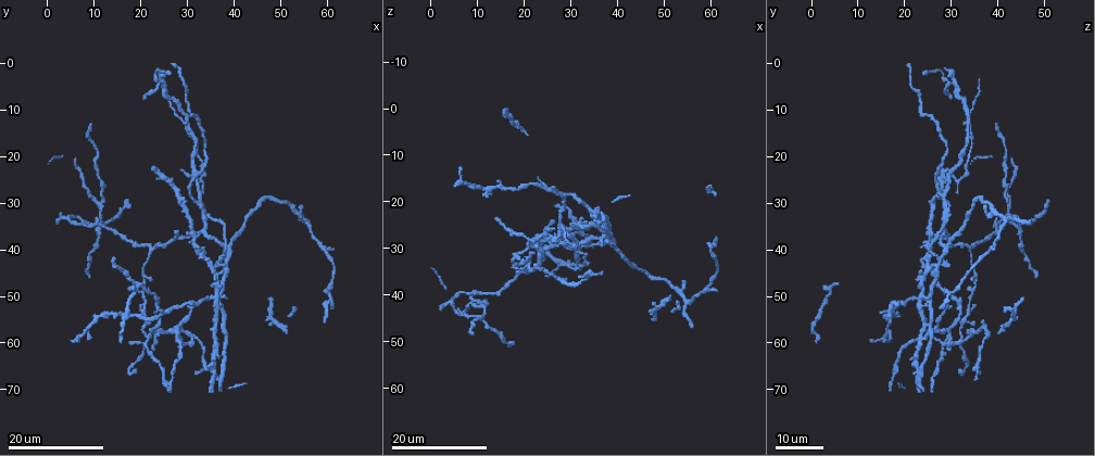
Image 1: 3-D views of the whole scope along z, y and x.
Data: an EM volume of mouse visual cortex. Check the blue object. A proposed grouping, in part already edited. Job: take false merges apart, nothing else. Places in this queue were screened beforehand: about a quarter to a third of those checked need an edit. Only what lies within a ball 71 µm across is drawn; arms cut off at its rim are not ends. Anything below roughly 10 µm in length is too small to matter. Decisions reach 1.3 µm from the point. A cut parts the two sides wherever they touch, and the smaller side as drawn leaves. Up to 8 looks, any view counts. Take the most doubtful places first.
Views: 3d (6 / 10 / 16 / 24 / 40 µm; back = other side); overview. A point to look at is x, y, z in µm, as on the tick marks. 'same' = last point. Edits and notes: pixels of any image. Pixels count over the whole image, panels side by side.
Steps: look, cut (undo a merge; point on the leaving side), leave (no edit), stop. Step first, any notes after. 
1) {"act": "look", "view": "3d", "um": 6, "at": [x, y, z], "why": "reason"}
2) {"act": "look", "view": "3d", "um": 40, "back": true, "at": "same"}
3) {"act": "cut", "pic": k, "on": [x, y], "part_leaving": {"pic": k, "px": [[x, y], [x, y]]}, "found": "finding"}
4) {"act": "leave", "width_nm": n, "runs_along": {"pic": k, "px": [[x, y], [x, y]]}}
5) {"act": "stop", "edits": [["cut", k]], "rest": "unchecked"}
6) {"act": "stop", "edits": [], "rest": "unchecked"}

{"act": "look", "view": "3d", "um": 16, "at": [31.5, 16.5, 34.5], "why": "a fork"}

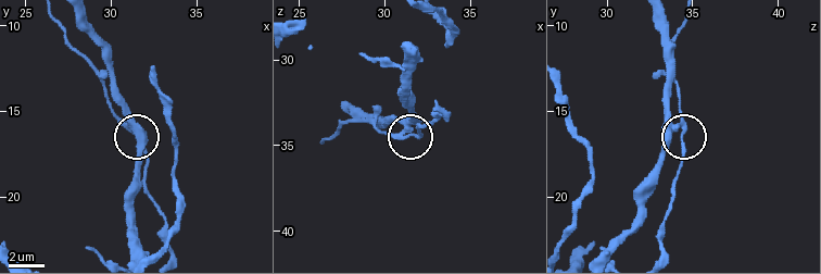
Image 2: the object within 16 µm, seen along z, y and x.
{"act": "look", "view": "3d", "um": 6, "at": [31.5, 16.1, 34.3], "why": "closer look"}

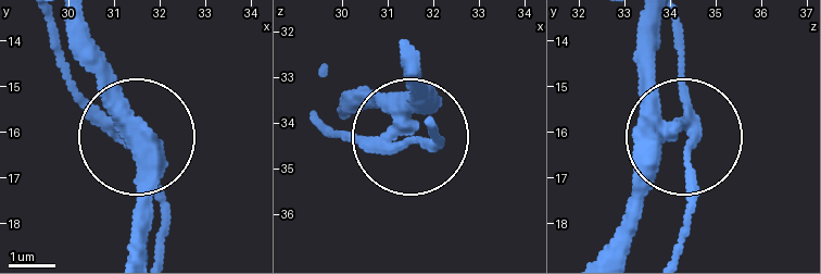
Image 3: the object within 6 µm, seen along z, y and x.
{"act": "cut", "pic": 3, "on": [424, 139], "arms": 3, "part_leaving": {"pic": 3, "px": [[392, 142], [439, 142], [439, 131]]}, "found": "a second cell is stuck on"}

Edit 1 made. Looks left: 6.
{"act": "look", "view": "3d", "um": 16, "at": [11.0, 30.0, 42.5], "why": "thin arm on a thick one"}

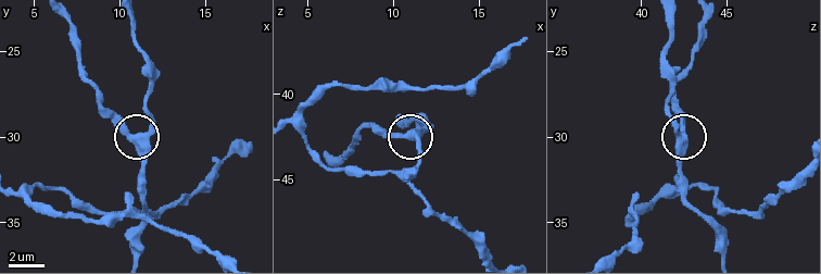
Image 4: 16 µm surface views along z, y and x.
{"act": "look", "view": "3d", "um": 10, "at": [11.5, 30.1, 42.1]}

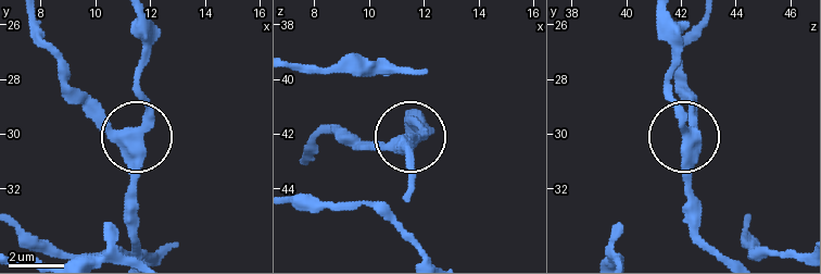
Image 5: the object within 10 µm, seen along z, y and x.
{"act": "leave", "width_nm": 410, "runs_along": {"pic": 5, "px": [[719, 256], [698, 227], [691, 150], [670, 87], [670, 47]]}, "found": "one cell here"}

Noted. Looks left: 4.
{"act": "look", "view": "3d", "um": 16, "at": [22.5, 39.5, 34.0], "why": "arms part here"}

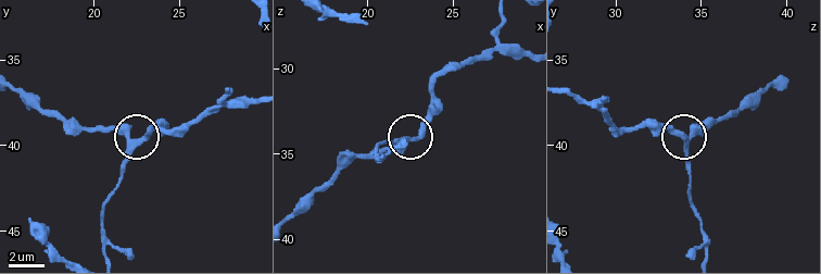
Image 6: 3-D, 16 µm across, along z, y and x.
{"act": "look", "view": "3d", "um": 6, "at": [22.1, 39.9, 34.3], "why": "closer look"}

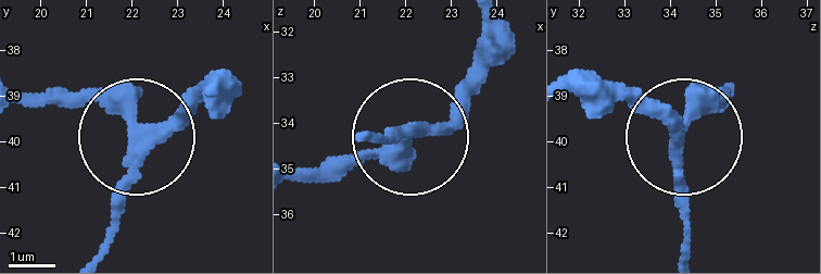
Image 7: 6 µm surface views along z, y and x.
{"act": "leave", "runs_along": {"pic": 7, "px": [[573, 97], [631, 101], [678, 136], [690, 249]]}, "found": "one cell here"}

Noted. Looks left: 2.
{"act": "look", "view": "3d", "um": 16, "at": [23.5, 57.0, 30.5]}

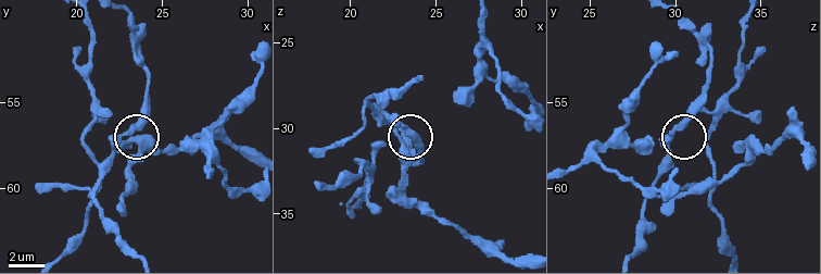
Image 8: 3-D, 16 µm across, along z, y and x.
{"act": "look", "view": "3d", "um": 10, "at": [23.7, 56.5, 30.3]}

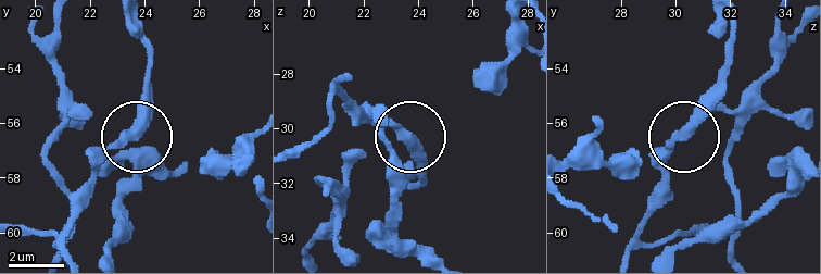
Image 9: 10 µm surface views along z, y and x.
{"act": "leave", "runs_along": {"pic": 9, "px": [[778, 23], [769, 72], [684, 131], [724, 88]]}, "found": "all the same cell"}

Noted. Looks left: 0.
{"act": "stop", "edits": [["cut", 3]], "rest": "unchecked"}

